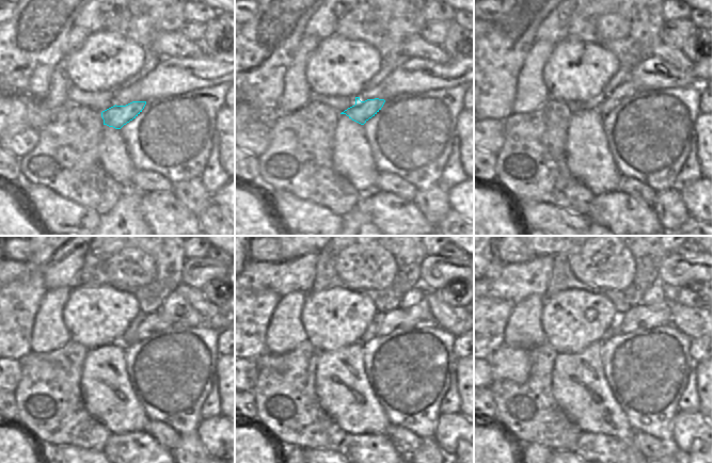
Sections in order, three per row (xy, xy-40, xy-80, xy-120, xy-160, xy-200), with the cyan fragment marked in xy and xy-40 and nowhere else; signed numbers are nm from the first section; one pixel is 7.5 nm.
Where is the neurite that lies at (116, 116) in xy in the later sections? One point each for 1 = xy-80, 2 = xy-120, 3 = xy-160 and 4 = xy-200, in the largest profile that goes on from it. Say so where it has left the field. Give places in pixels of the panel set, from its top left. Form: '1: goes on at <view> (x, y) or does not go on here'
1: goes on at xy-80 (627, 89)
2: goes on at xy-120 (153, 322)
3: goes on at xy-160 (398, 318)
4: goes on at xy-200 (640, 317)

